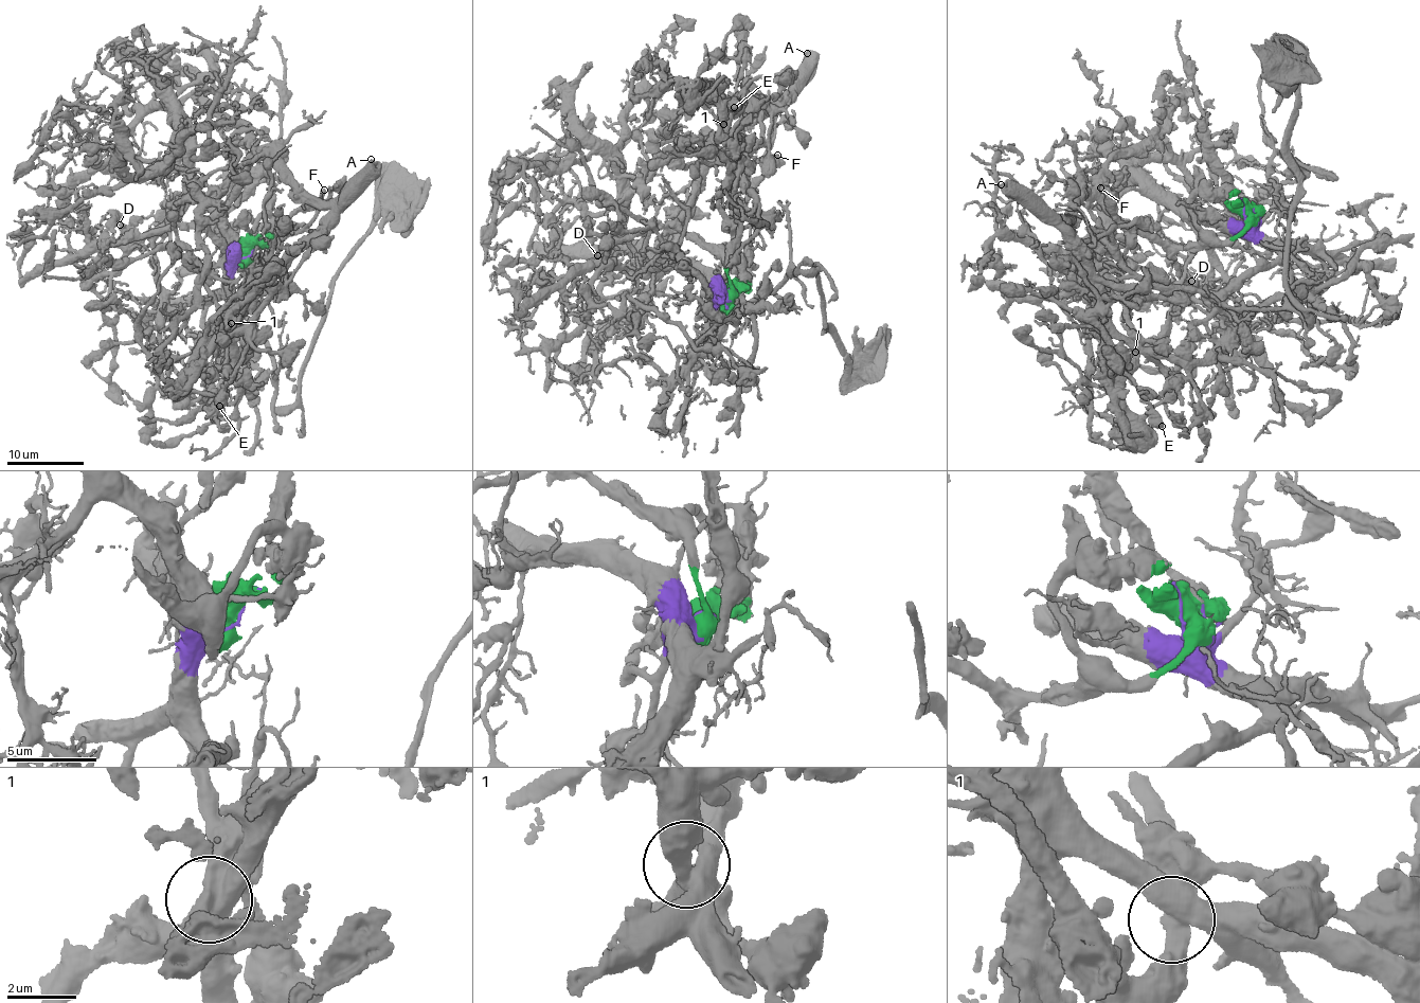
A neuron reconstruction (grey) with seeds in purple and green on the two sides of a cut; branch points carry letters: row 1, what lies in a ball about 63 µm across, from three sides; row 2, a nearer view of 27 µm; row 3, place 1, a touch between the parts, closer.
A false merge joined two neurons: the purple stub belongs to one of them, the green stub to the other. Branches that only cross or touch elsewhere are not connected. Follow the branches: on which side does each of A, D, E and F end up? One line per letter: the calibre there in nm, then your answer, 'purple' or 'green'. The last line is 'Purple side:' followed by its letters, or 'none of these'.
A: 600 nm | green
D: 650 nm | green
E: 700 nm | purple
F: 460 nm | purple
Purple side: E, F

